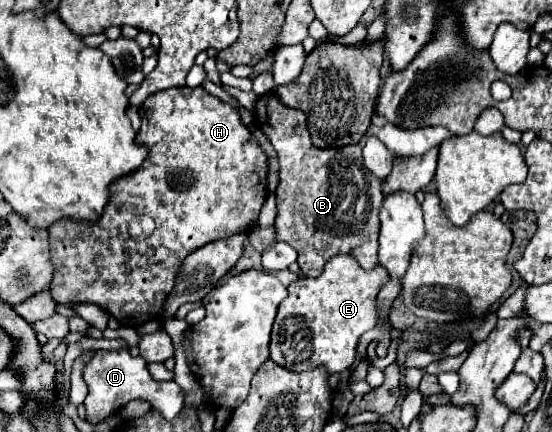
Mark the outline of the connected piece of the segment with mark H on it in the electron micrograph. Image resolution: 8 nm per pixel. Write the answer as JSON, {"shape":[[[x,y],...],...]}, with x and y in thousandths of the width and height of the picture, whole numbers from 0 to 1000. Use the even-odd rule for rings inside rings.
{"shape":[[[322,199],[268,222],[254,245],[254,269],[257,292],[246,310],[246,329],[268,343],[268,361],[254,389],[199,431],[199,463],[181,505],[170,514],[112,505],[87,528],[98,611],[94,690],[116,708],[170,699],[199,722],[217,755],[236,759],[290,736],[293,708],[315,667],[322,620],[348,579],[417,542],[446,537],[446,528],[453,532],[453,519],[467,509],[467,491],[482,463],[482,356],[435,282],[435,264],[424,245],[377,218],[366,199]],[[246,500],[272,500],[283,519],[264,556],[246,556],[232,542],[232,519]]]}

